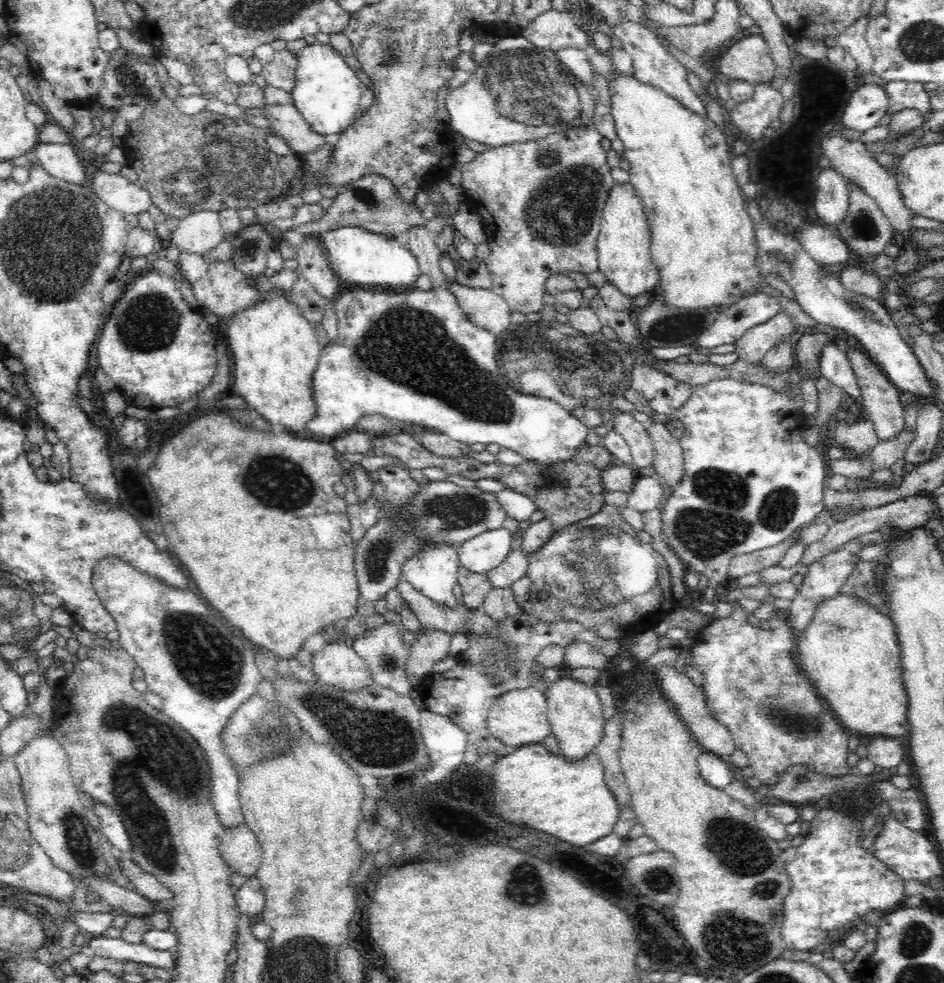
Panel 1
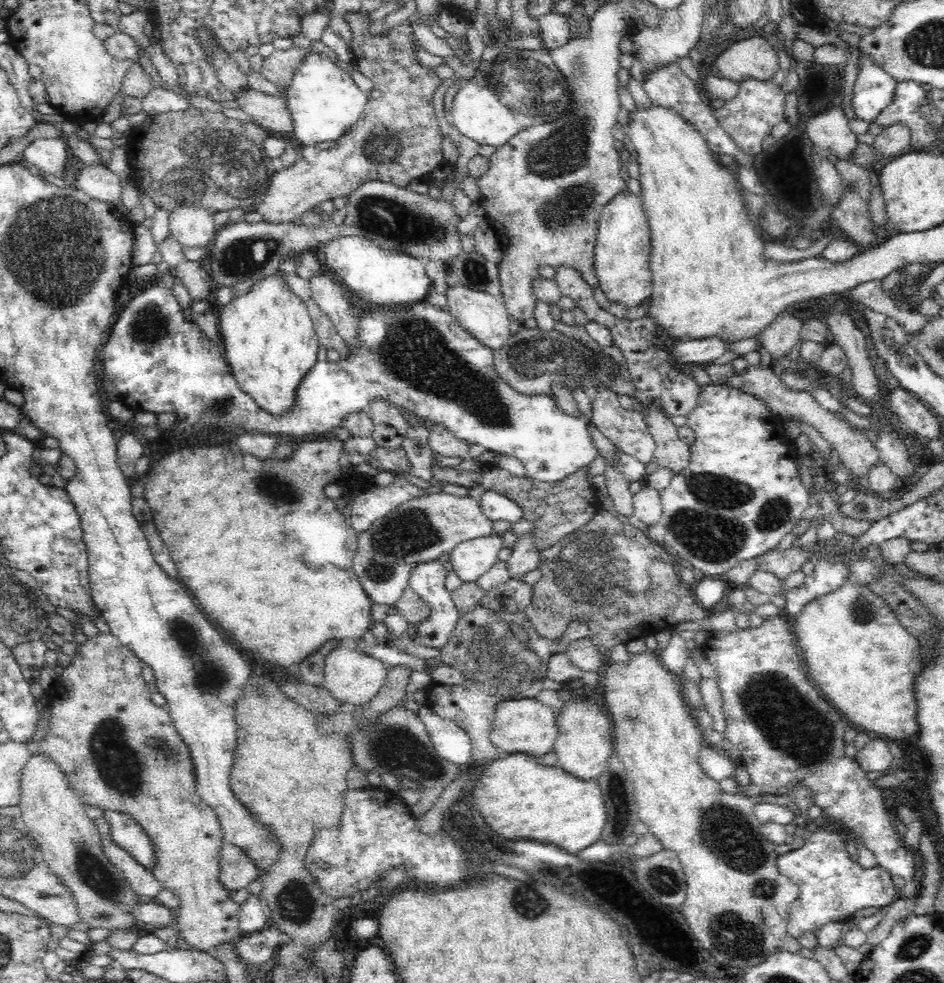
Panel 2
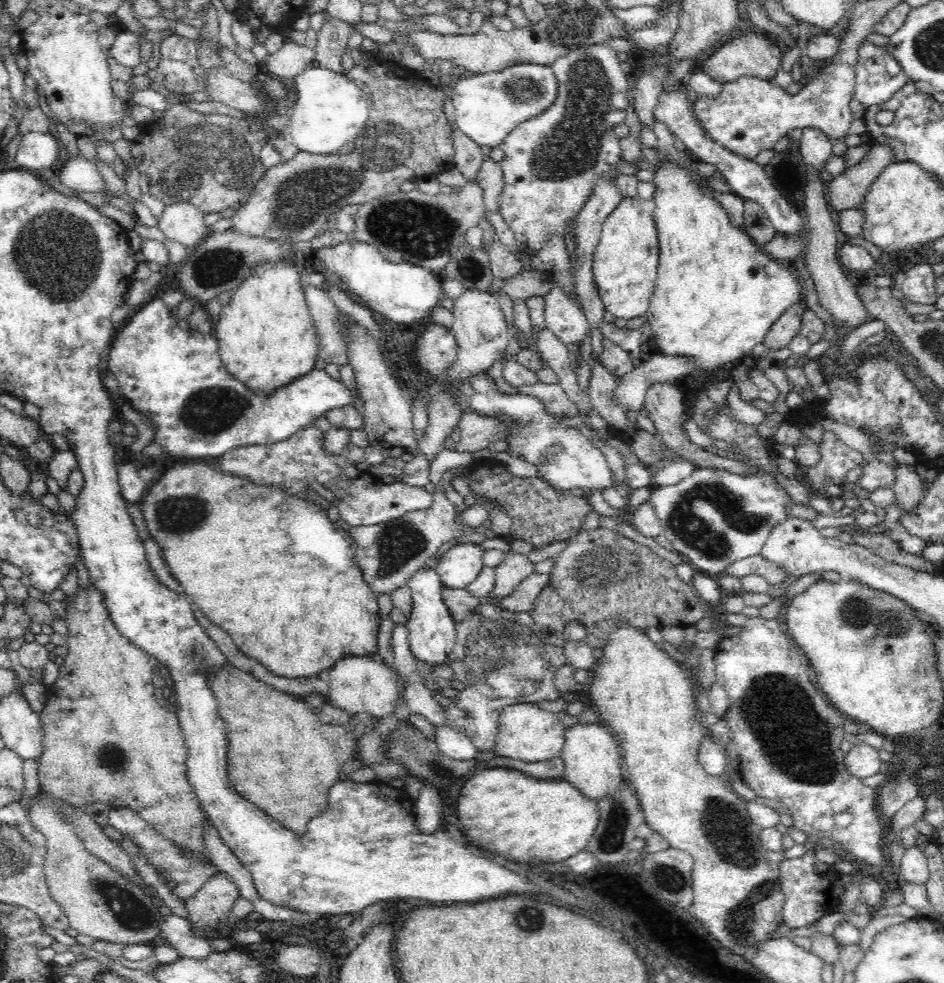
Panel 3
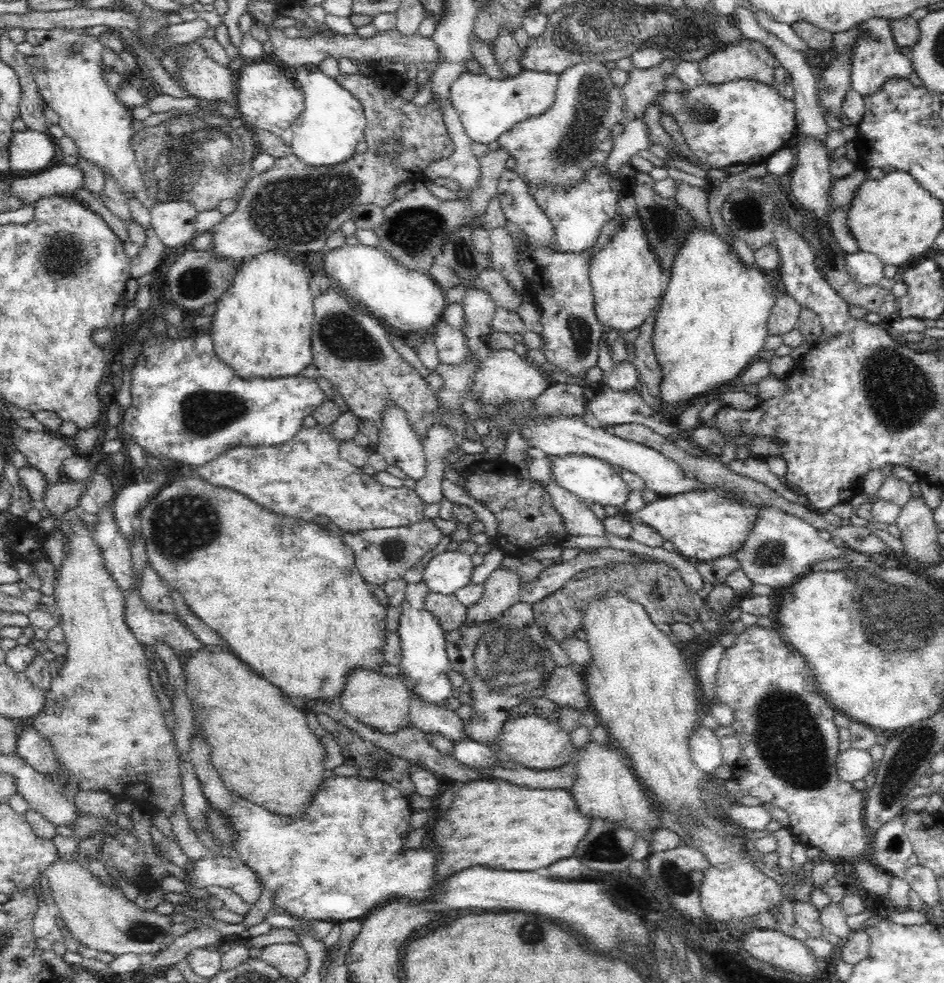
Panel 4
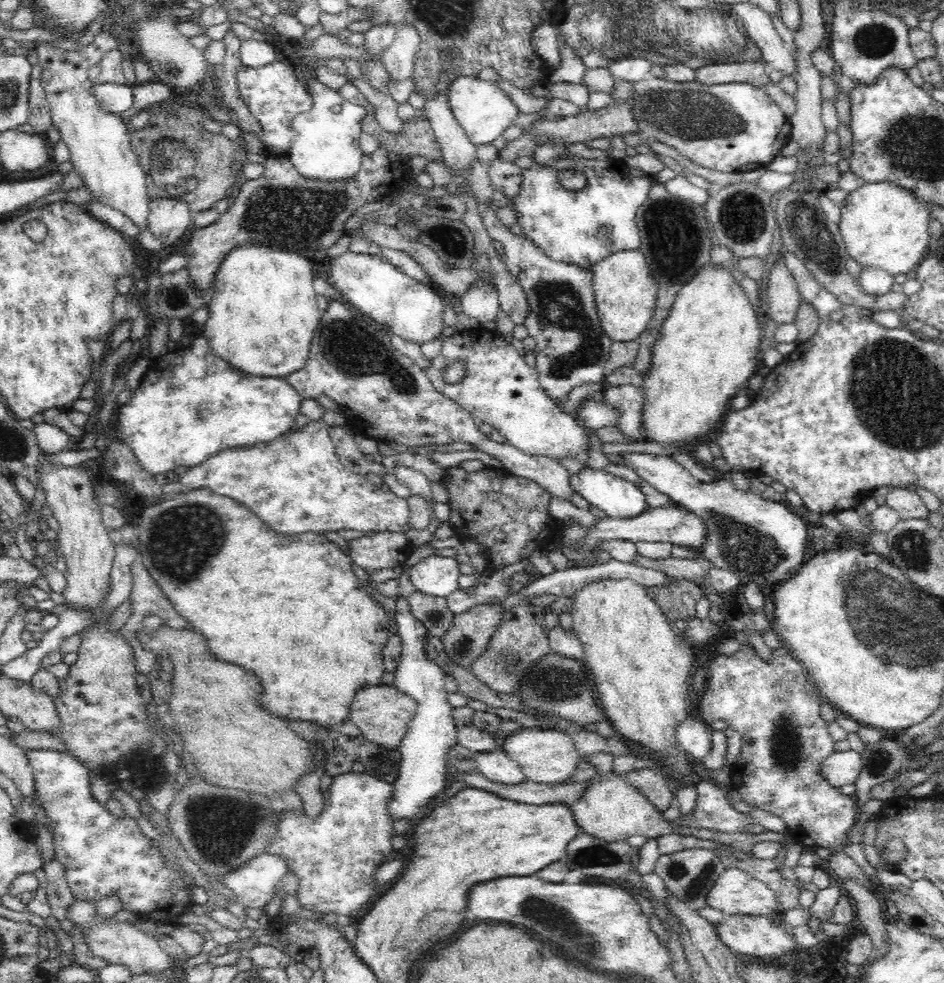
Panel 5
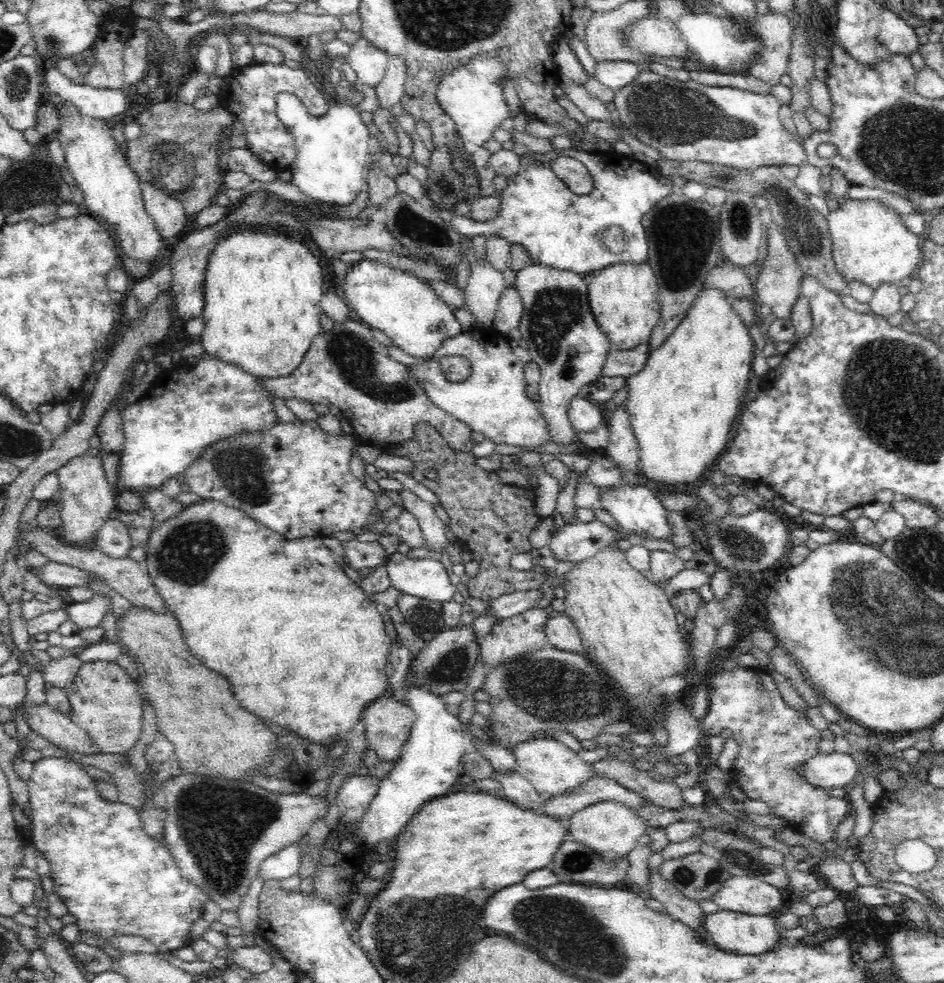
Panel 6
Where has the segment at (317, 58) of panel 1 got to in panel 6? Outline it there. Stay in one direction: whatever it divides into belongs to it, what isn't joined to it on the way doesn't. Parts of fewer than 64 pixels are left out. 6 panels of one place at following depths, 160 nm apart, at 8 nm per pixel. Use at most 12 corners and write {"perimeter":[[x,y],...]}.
{"perimeter":[[296,95],[276,115],[299,148],[292,183],[344,206],[365,185],[371,147],[357,107],[316,117]]}

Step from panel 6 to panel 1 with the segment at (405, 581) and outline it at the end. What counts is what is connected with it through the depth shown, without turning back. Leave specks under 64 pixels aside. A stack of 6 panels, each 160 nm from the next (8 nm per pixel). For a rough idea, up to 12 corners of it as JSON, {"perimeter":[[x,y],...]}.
{"perimeter":[[484,531],[459,546],[461,566],[487,574],[507,558],[512,532]]}

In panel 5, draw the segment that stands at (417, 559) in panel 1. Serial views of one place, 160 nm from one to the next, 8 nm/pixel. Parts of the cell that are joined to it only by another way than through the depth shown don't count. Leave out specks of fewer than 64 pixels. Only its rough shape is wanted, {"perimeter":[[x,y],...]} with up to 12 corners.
{"perimeter":[[395,599],[394,687],[417,703],[399,746],[390,817],[410,818],[451,782],[457,742],[428,629]]}

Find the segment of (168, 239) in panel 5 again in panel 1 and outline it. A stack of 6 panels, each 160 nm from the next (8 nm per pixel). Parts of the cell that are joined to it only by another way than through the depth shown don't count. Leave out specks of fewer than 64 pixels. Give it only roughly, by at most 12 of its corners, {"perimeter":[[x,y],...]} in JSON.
{"perimeter":[[218,212],[180,219],[170,242],[203,257],[228,238]]}

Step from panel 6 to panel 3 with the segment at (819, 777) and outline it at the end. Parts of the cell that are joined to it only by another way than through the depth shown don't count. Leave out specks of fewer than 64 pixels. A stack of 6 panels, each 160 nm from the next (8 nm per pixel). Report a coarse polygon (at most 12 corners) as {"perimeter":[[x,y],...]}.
{"perimeter":[[861,742],[845,753],[852,776],[884,770],[878,751]]}

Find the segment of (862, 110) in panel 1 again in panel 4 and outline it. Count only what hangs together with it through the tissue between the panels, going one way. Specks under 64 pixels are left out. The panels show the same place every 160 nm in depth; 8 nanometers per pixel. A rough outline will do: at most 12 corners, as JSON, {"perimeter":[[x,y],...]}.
{"perimeter":[[870,18],[850,50],[852,93],[877,94],[914,69],[890,20]]}

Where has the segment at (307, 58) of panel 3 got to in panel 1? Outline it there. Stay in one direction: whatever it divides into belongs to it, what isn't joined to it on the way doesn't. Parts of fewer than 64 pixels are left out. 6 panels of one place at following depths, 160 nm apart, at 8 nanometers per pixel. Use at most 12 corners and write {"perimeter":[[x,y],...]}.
{"perimeter":[[275,51],[261,71],[267,86],[292,93],[298,55]]}

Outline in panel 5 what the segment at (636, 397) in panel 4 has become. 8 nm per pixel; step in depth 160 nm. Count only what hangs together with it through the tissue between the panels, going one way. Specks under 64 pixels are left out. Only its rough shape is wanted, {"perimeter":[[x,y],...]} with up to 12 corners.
{"perimeter":[[588,399],[574,414],[590,433],[619,424],[618,409]]}

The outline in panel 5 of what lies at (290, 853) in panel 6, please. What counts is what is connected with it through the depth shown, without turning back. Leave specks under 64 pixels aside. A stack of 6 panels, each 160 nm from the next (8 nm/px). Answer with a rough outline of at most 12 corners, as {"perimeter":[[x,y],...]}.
{"perimeter":[[264,852],[221,882],[243,907],[262,910],[287,872],[287,860]]}

